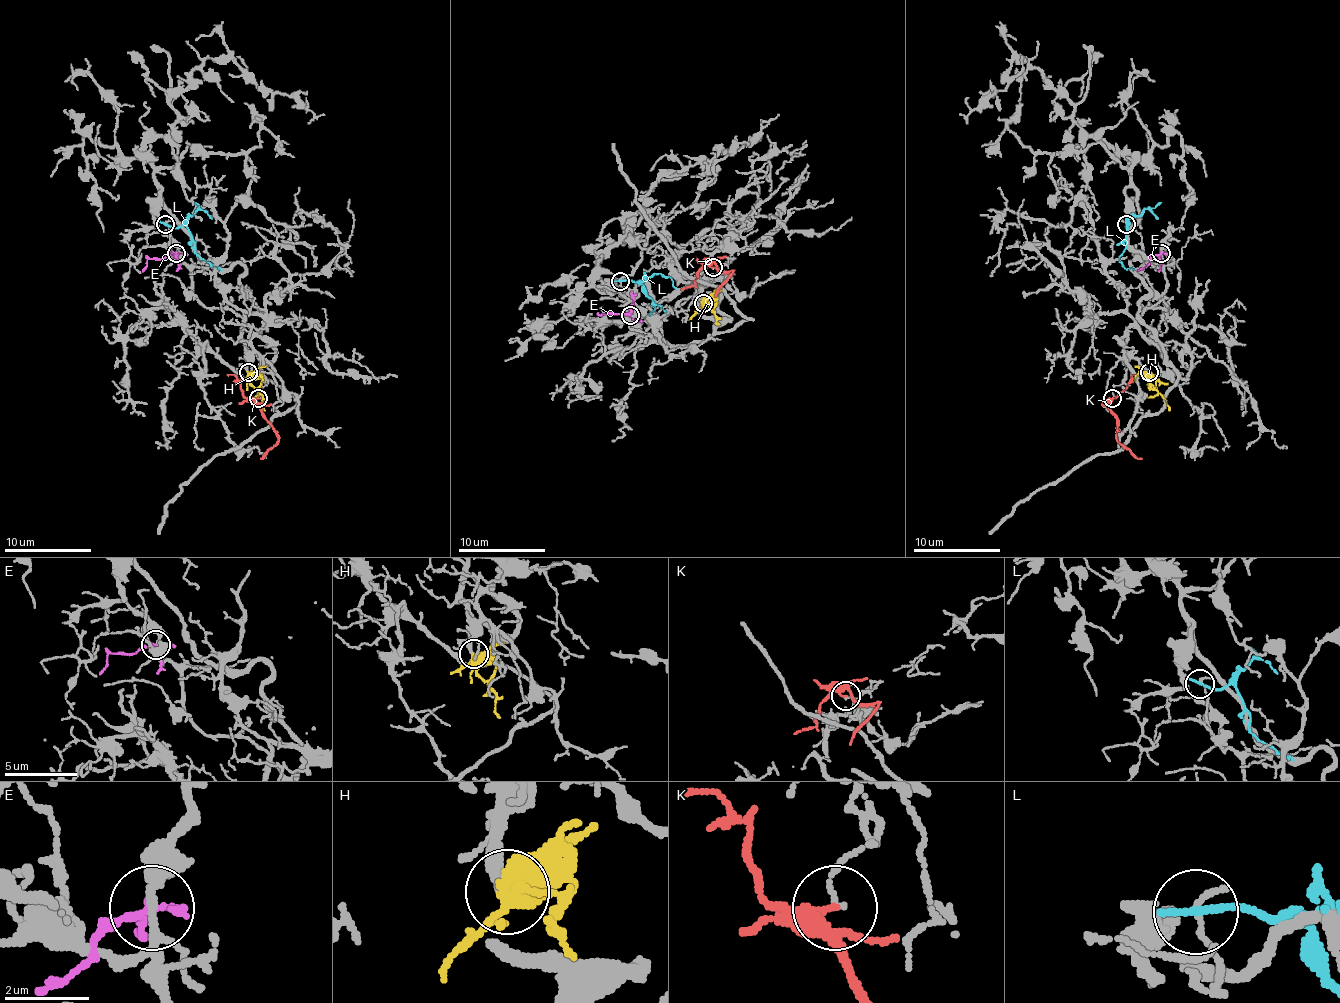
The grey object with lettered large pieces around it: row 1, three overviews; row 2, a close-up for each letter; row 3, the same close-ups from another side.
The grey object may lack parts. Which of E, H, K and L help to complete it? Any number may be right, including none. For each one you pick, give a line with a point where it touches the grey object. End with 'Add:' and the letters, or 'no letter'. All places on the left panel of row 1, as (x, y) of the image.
H: meets grey at (248, 372)
K: meets grey at (258, 398)
Add: H, K

